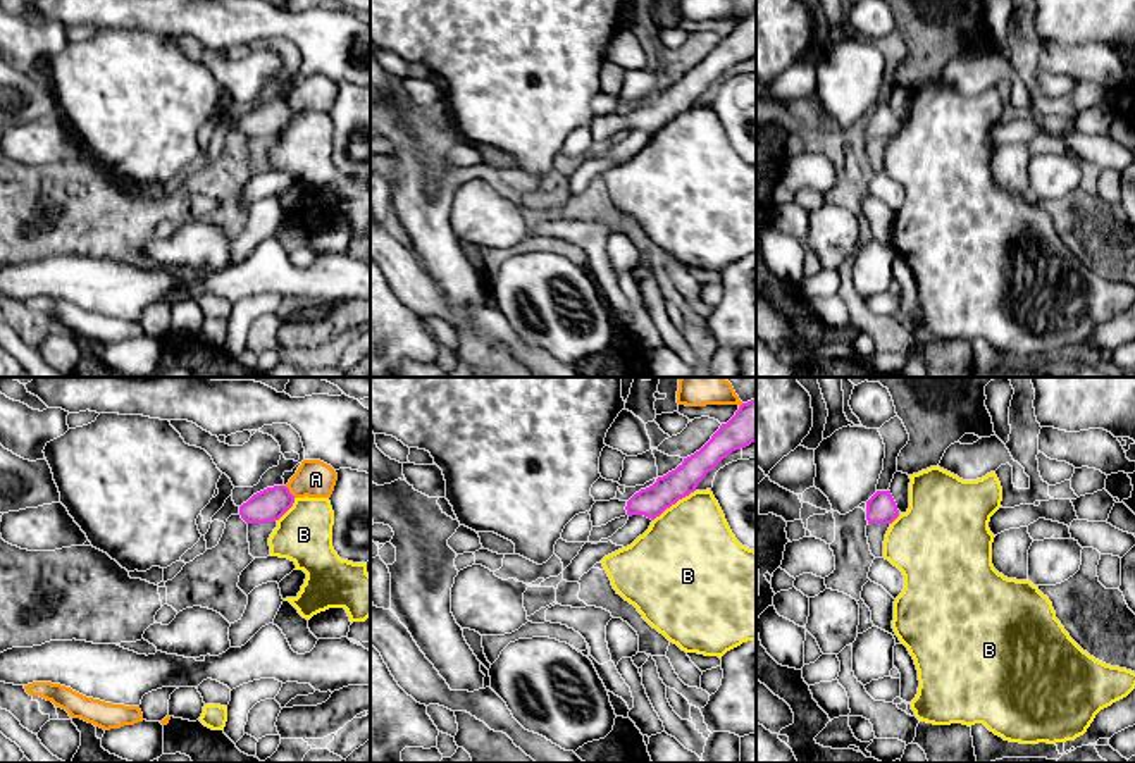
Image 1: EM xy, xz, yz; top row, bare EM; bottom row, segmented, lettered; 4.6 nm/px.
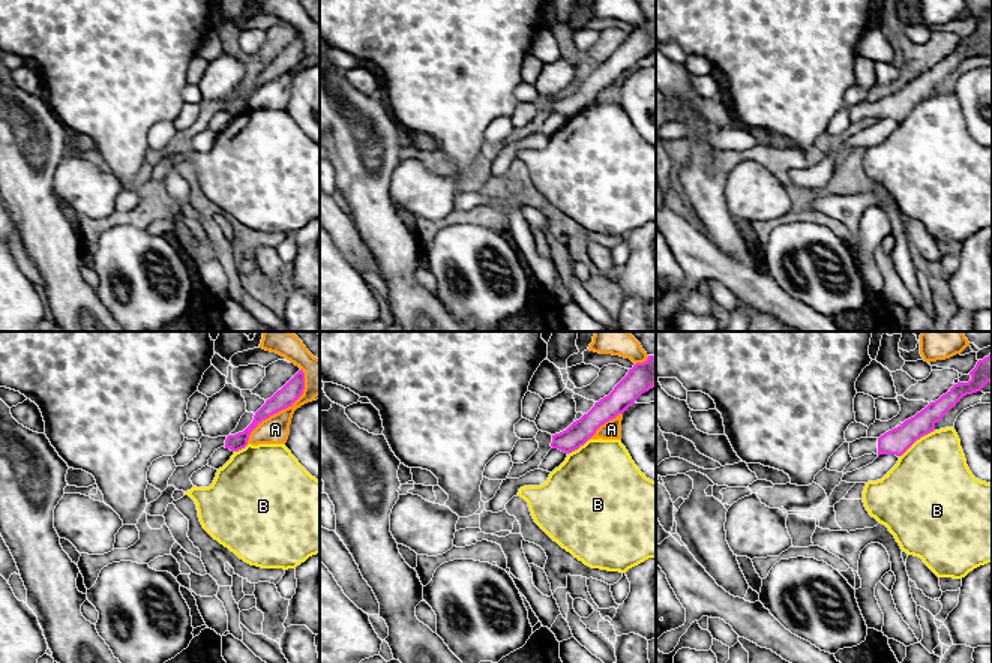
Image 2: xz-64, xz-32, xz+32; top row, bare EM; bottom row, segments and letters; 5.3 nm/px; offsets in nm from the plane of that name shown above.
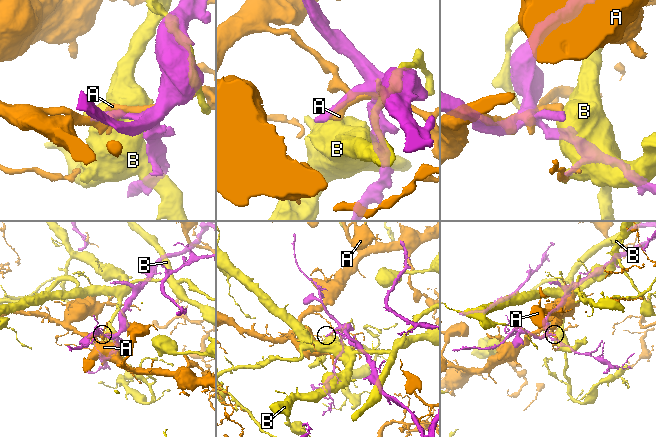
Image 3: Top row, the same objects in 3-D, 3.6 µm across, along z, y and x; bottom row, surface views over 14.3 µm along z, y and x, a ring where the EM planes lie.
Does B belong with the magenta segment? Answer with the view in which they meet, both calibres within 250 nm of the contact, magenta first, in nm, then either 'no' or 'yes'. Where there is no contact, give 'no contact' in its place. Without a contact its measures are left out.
contact in xz; calibres 140 and 440 nm; no

